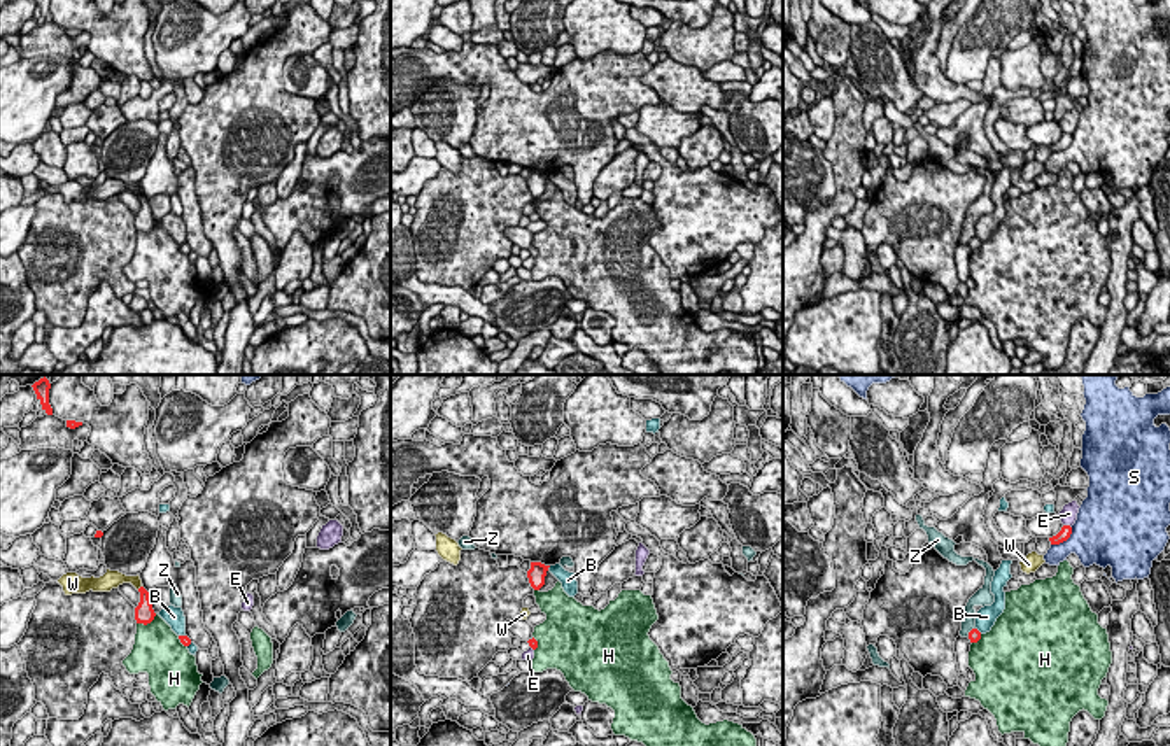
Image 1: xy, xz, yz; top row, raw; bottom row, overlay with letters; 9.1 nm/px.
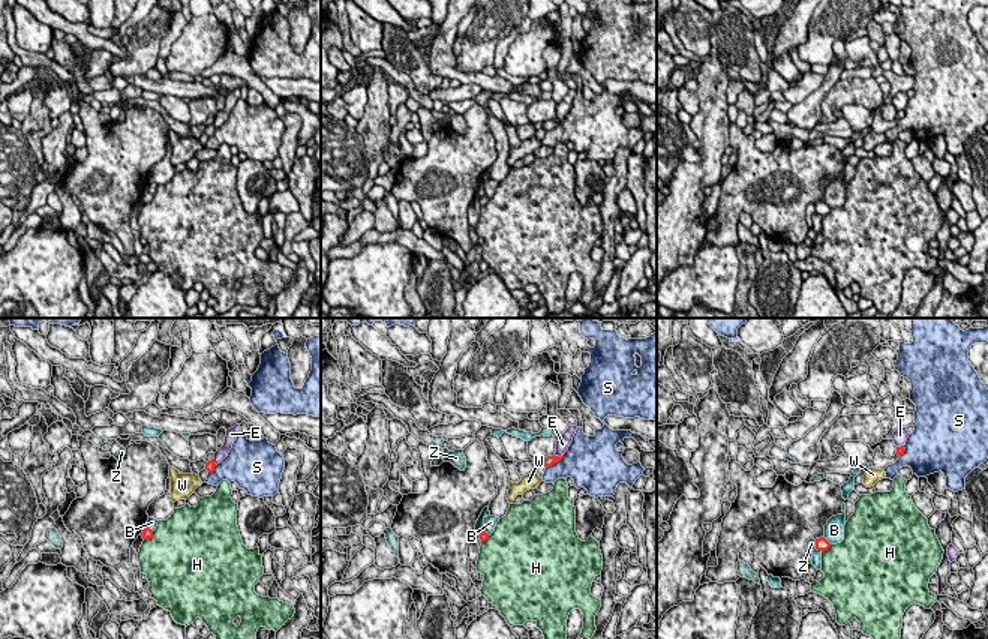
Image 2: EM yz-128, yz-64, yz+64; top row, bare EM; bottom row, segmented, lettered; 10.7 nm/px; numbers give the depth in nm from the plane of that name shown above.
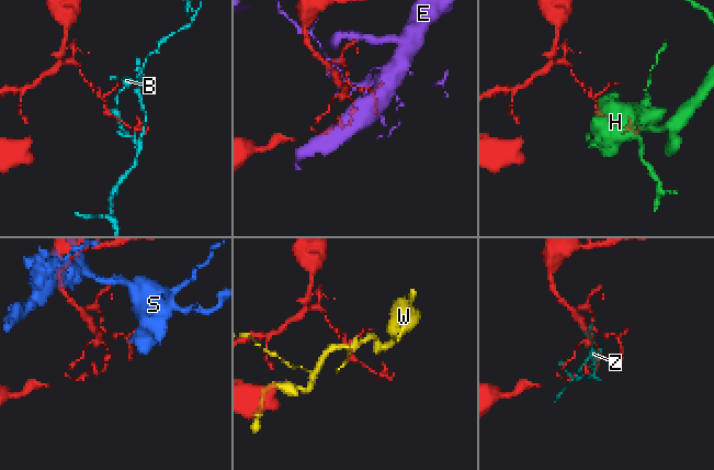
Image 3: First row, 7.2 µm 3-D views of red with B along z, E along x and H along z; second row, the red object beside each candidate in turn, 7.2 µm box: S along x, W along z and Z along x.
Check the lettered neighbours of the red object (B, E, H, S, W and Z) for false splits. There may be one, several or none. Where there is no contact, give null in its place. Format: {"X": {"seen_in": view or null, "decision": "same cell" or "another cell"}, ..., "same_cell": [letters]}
{"B": {"seen_in": "xy", "decision": "same cell"}, "E": {"seen_in": "yz", "decision": "another cell"}, "H": {"seen_in": "xy", "decision": "another cell"}, "S": {"seen_in": "yz", "decision": "another cell"}, "W": {"seen_in": "xy", "decision": "another cell"}, "Z": {"seen_in": "yz", "decision": "another cell"}, "same_cell": ["B"]}

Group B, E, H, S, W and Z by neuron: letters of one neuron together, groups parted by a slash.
B / E / H / S / W / Z

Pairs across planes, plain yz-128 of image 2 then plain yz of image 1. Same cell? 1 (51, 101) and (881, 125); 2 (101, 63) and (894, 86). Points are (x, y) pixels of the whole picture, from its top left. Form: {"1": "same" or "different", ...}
{"1": "different", "2": "different"}

